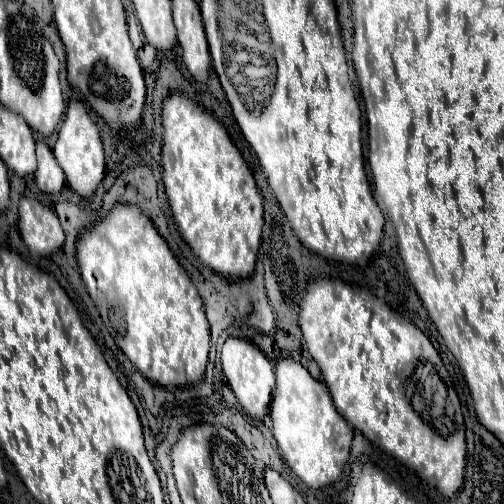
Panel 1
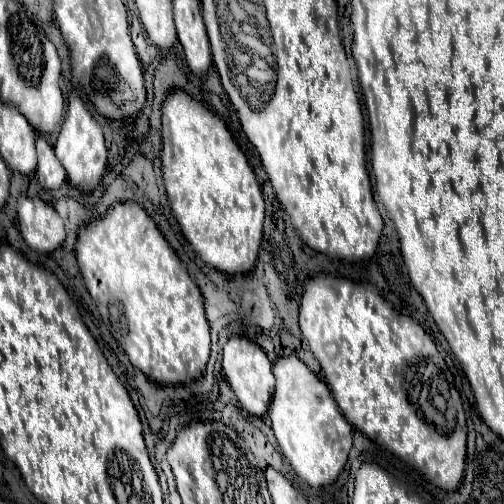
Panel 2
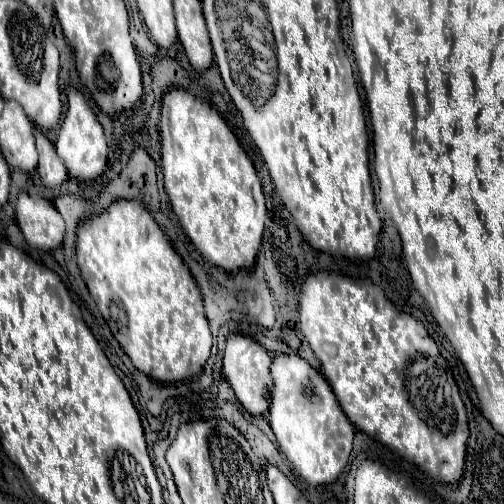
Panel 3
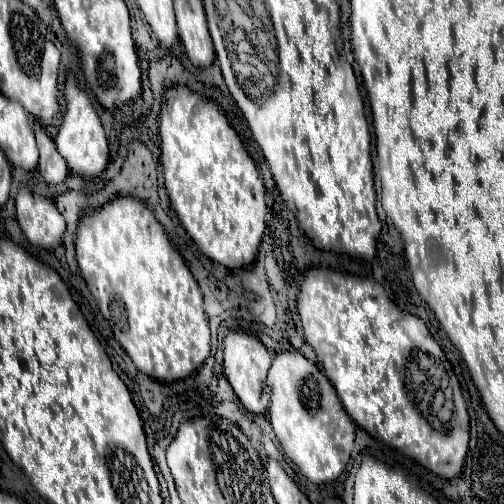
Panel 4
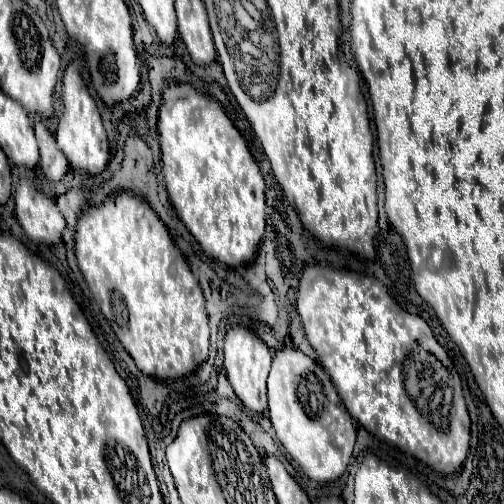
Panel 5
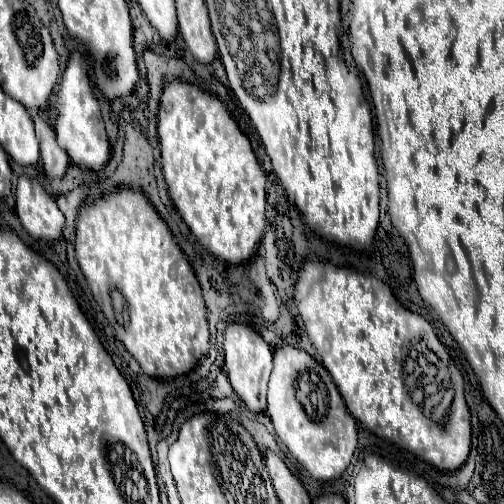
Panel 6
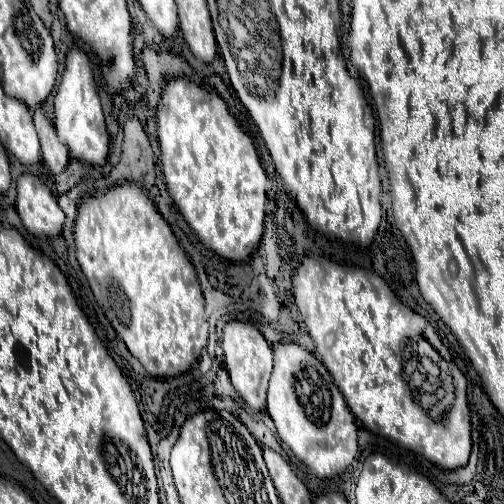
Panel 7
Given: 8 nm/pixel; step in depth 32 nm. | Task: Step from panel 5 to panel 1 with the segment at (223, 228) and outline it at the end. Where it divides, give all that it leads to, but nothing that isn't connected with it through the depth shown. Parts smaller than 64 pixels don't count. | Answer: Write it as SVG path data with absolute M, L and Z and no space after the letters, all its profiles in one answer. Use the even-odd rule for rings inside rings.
M172 94L164 100L162 126L162 180L184 242L216 274L226 278L250 276L260 248L264 208L242 154L232 144L224 126L182 94Z

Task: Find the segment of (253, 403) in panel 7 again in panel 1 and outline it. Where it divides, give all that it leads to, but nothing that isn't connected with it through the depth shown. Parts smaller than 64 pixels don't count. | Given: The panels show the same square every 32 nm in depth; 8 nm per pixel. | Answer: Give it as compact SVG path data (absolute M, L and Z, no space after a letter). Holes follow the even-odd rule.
M228 338L222 346L222 372L226 376L228 386L232 388L232 392L236 394L238 402L242 404L242 408L246 410L246 414L254 420L264 420L270 412L270 400L272 400L272 392L276 388L274 382L274 368L270 364L270 360L264 356L264 352L260 352L254 344L250 344L248 340L240 340L240 338Z

